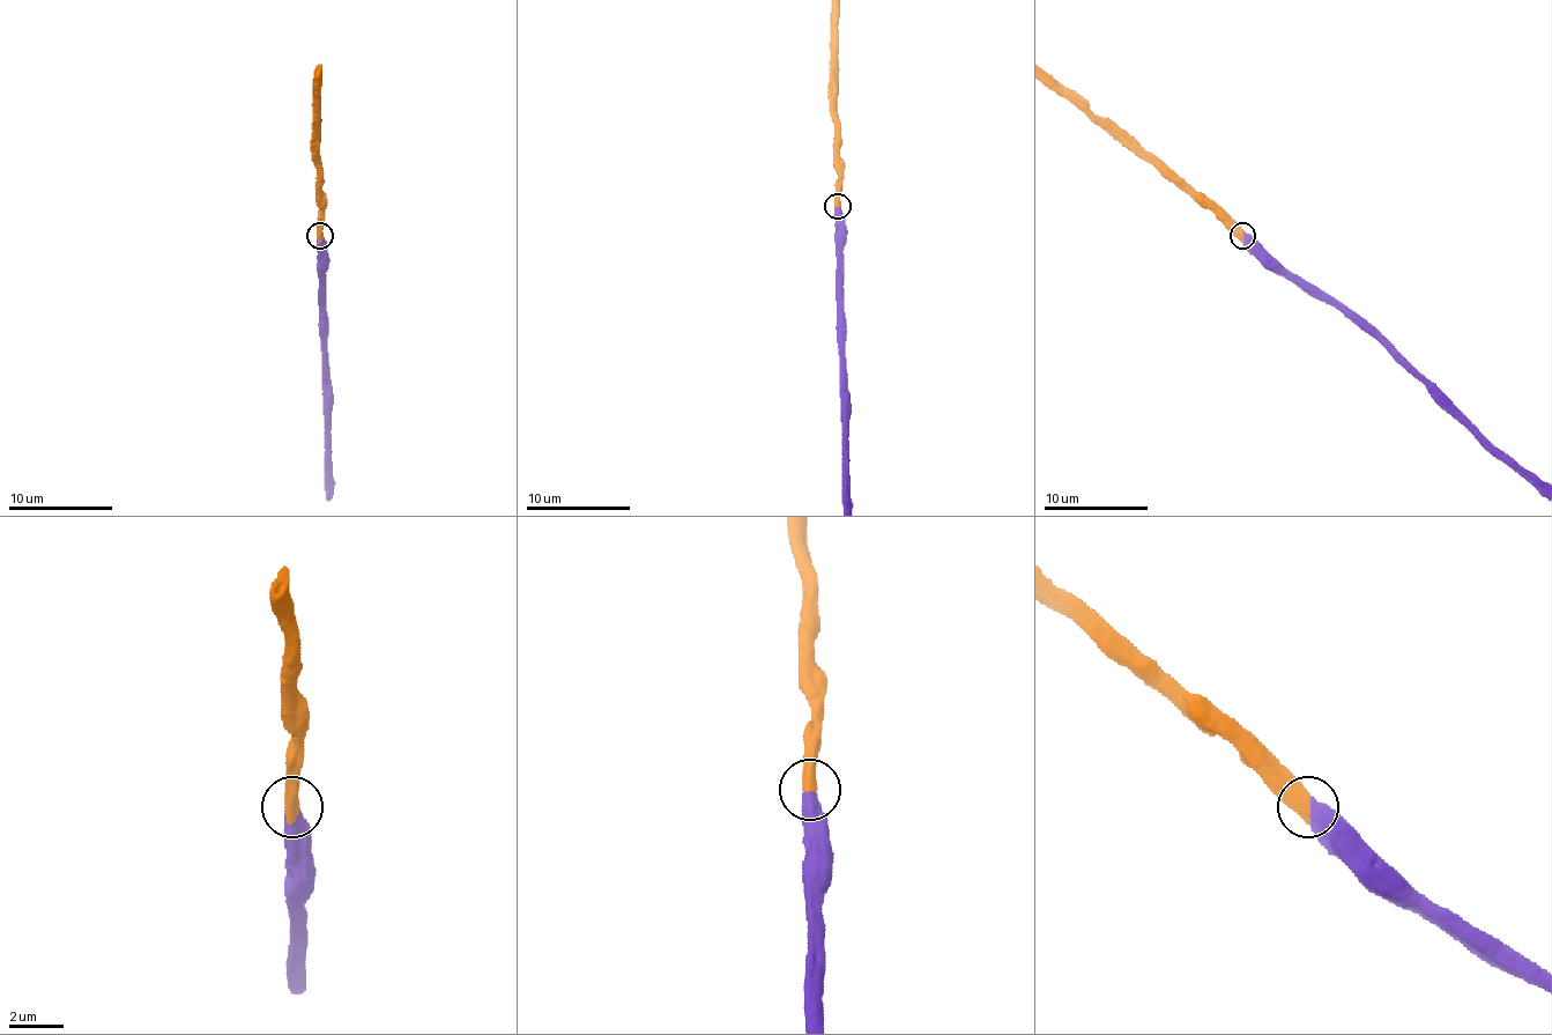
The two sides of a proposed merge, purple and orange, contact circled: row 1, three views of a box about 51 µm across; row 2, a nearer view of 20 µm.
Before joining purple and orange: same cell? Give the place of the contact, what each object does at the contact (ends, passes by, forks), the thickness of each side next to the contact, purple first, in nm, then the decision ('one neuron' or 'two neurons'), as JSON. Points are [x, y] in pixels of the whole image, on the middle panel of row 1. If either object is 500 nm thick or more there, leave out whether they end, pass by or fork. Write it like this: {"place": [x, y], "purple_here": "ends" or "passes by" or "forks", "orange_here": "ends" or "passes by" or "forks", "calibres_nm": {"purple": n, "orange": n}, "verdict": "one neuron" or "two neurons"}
{"place": [838, 206], "calibres_nm": {"purple": 650, "orange": 550}, "verdict": "one neuron"}

